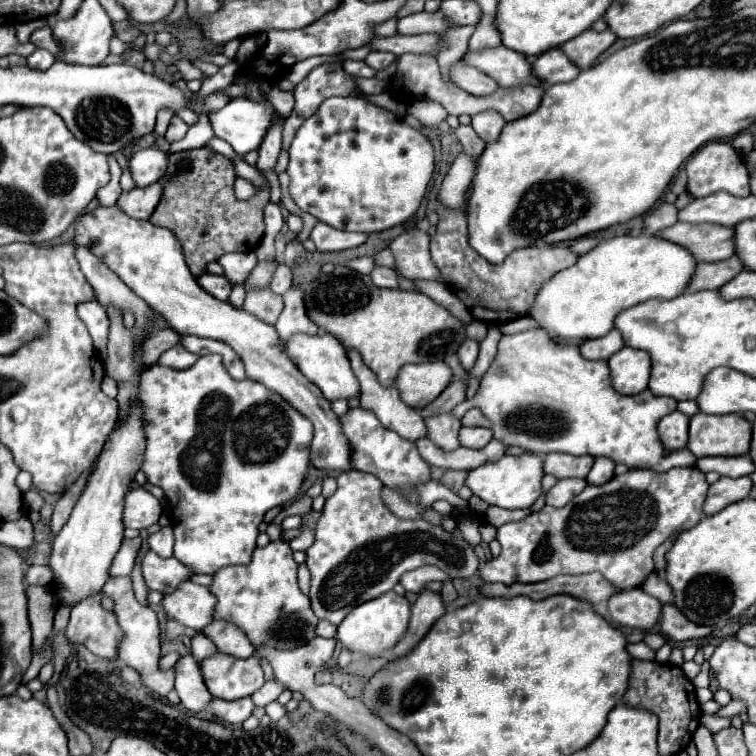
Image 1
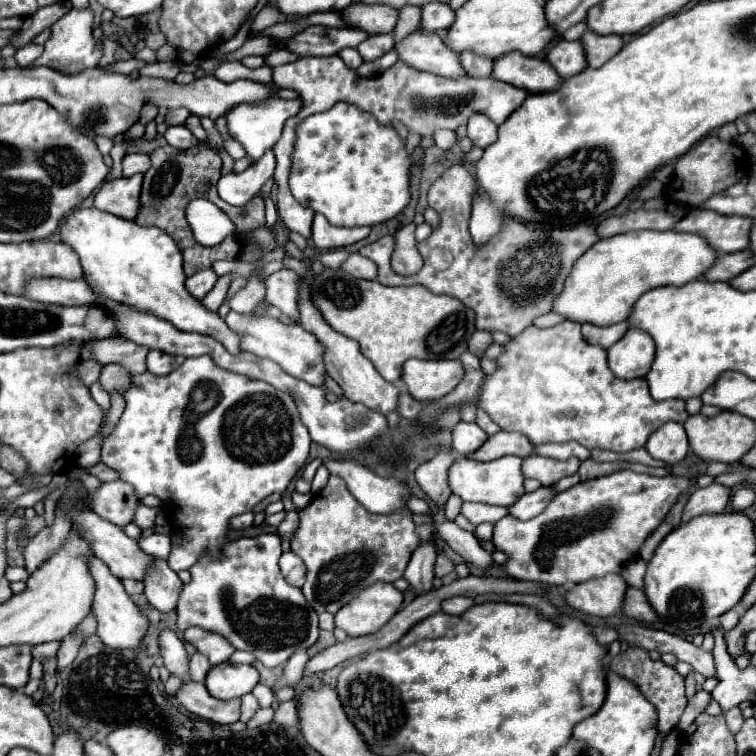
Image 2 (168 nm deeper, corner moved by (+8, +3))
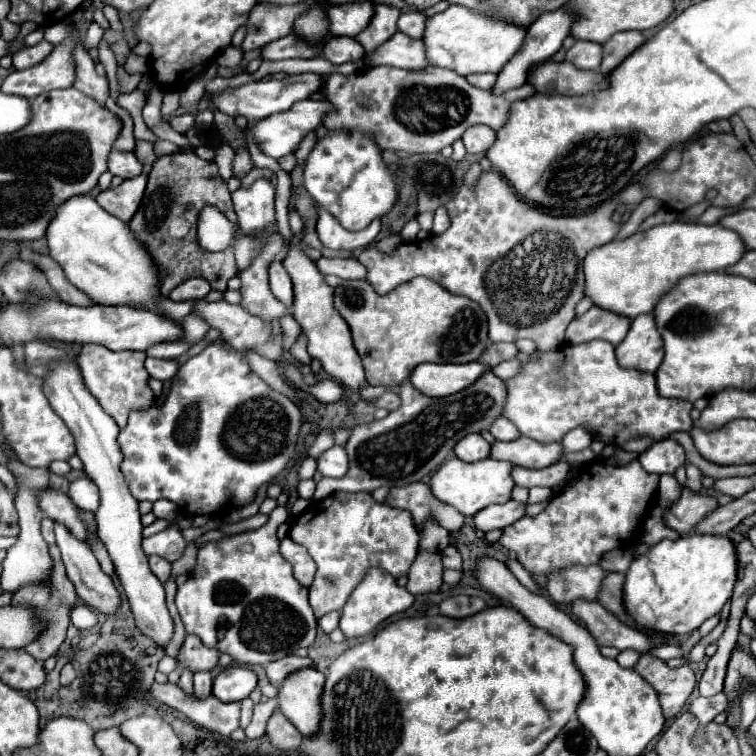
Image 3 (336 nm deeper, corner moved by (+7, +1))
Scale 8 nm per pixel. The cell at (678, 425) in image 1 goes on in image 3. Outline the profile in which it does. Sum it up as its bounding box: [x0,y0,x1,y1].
[638,439,686,475]

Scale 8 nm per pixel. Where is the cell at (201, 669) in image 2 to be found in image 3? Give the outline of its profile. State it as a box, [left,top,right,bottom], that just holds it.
[194,671,212,697]

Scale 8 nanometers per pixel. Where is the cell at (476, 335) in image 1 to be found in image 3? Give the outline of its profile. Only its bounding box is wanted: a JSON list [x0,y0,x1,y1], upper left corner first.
[478,343,520,367]

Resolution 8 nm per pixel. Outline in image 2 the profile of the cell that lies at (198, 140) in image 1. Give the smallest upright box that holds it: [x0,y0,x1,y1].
[163,125,199,149]

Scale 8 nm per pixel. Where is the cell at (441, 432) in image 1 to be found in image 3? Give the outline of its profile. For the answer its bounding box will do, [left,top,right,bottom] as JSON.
[420,521,450,551]

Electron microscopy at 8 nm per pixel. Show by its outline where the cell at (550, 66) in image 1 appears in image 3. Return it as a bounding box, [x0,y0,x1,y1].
[566,41,602,71]

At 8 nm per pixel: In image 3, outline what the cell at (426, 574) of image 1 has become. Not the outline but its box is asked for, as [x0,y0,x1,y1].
[442,545,462,569]

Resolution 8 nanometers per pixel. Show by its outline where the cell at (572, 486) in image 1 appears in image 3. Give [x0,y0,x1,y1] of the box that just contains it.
[472,501,526,533]

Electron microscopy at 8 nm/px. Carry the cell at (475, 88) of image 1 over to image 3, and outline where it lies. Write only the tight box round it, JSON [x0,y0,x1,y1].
[366,33,428,69]

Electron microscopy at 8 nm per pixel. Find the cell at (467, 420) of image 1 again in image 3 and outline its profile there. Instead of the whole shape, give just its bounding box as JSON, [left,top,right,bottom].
[490,417,520,441]

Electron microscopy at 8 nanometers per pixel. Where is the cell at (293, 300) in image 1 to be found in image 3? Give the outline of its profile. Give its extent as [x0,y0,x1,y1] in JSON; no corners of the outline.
[270,263,292,307]

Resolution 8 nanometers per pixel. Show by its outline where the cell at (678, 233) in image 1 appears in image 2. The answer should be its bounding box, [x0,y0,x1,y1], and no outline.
[673,209,753,253]

